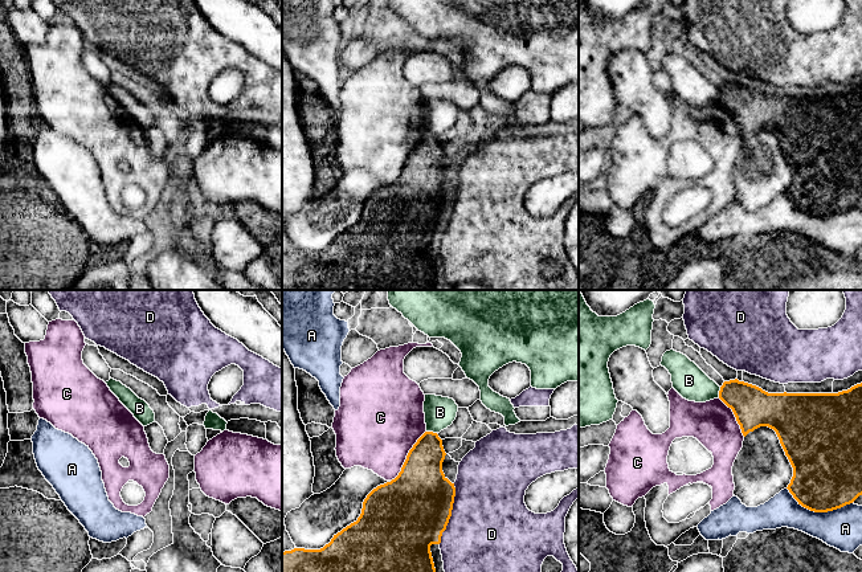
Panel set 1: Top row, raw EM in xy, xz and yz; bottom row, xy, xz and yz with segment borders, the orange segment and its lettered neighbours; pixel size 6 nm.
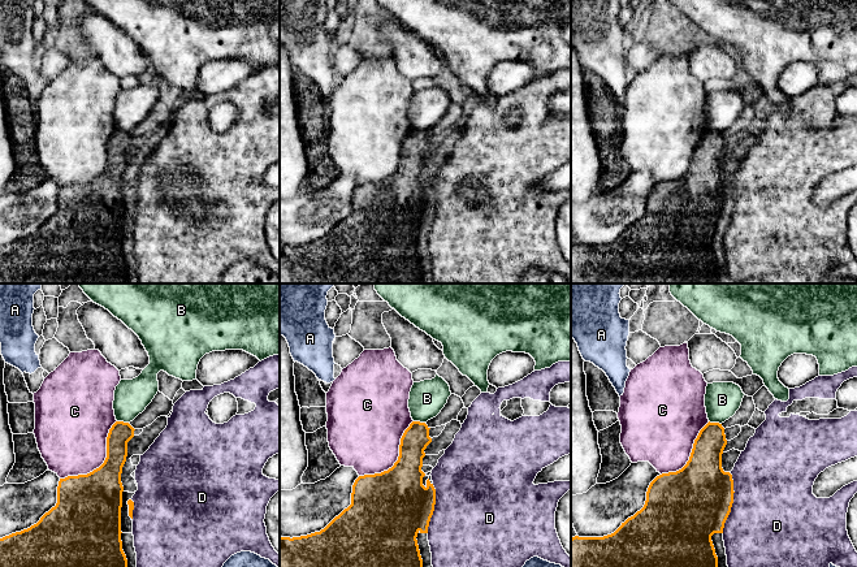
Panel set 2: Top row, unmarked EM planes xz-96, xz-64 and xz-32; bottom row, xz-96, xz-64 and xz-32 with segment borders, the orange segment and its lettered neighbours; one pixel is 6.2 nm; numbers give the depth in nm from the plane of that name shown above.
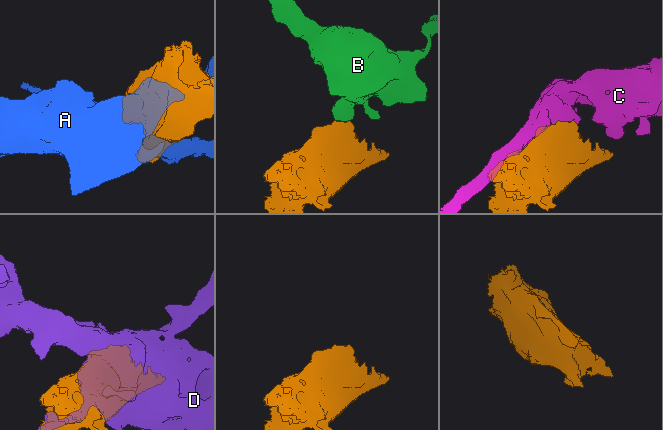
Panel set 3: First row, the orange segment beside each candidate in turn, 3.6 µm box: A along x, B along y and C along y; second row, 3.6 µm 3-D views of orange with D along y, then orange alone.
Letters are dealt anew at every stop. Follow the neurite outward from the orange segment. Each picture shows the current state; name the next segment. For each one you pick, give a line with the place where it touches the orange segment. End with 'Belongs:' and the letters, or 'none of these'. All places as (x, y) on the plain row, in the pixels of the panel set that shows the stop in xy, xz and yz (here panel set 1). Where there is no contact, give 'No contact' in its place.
Belongs: none of these

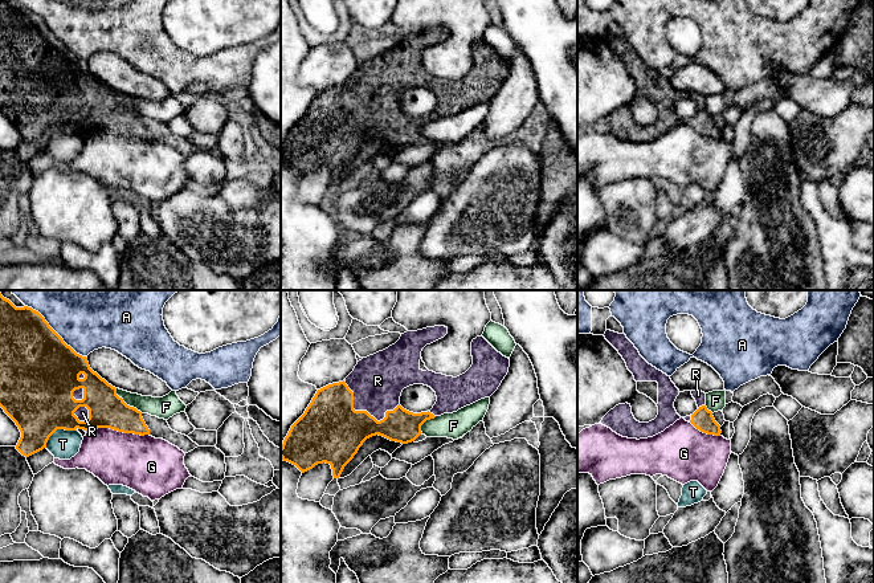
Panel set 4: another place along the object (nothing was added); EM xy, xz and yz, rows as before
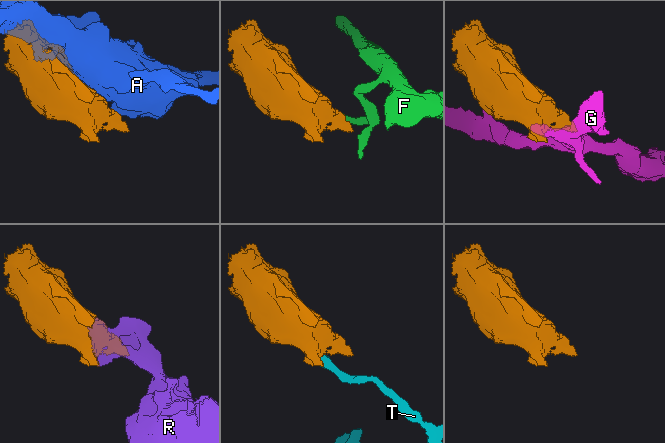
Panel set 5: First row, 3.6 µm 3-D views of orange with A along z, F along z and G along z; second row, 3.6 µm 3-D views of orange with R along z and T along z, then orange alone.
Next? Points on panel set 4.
R: Touches orange at xz (364, 114)
Belongs: R

